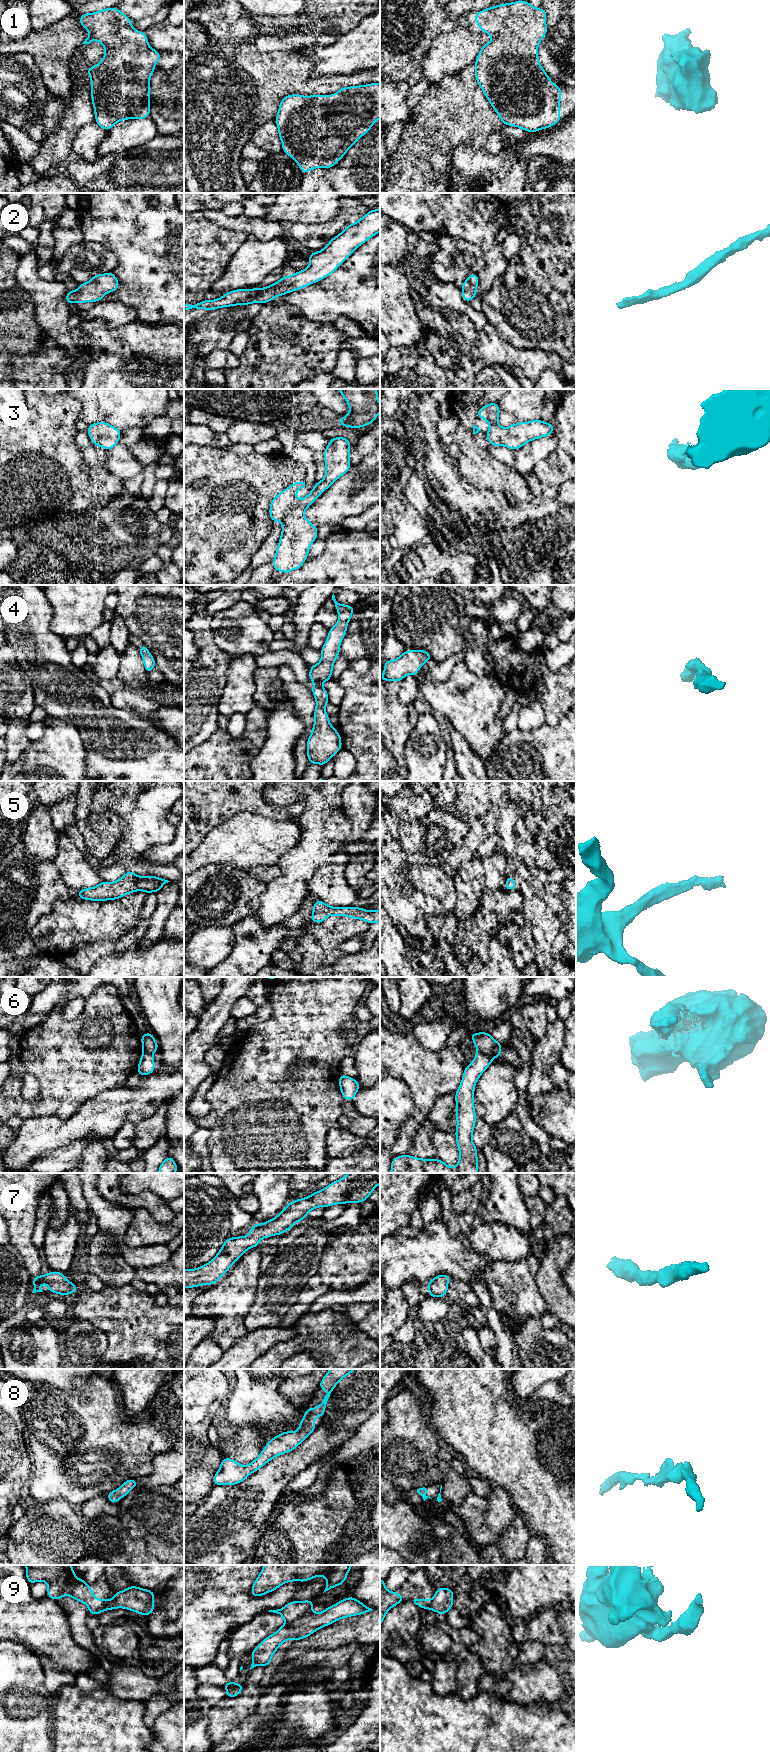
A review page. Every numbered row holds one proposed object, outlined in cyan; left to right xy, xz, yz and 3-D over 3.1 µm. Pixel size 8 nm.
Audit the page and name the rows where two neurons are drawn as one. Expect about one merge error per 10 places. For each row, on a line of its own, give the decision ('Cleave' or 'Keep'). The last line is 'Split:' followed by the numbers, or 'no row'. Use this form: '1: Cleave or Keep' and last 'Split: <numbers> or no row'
1: Keep
2: Keep
3: Keep
4: Keep
5: Keep
6: Cleave
7: Keep
8: Keep
9: Cleave
Split: 6, 9

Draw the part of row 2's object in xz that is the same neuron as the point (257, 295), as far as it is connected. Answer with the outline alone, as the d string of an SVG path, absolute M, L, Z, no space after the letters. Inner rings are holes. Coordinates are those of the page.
M380 209L369 210L366 215L355 223L349 224L339 235L333 237L327 246L321 251L308 255L310 265L308 268L295 272L292 276L283 276L278 282L265 288L236 289L225 293L221 298L215 300L203 300L195 305L184 304L184 310L192 308L207 309L212 311L221 307L236 305L249 305L250 303L267 303L278 295L284 296L286 293L300 290L323 278L331 275L360 245L380 232Z

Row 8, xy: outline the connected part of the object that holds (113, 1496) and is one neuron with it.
M134 1479L126 1480L120 1488L117 1490L113 1490L106 1494L109 1501L115 1505L120 1498L124 1498L132 1489L134 1489L138 1485L138 1481Z

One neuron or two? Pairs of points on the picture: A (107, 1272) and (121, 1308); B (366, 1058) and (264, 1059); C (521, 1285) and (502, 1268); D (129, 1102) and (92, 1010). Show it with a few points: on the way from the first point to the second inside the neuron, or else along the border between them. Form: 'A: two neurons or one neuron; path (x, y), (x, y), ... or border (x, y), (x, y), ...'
A: two neurons; border (129, 1283), (117, 1287), (106, 1287)
B: two neurons; border (355, 1046), (351, 1054)
C: one neuron; path (516, 1282), (507, 1273)
D: two neurons; border (123, 1082), (100, 1093)

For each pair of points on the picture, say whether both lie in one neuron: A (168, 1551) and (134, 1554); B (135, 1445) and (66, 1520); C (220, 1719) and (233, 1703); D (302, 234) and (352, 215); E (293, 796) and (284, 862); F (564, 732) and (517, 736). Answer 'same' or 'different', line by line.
A: different
B: different
C: same
D: same
E: different
F: same

